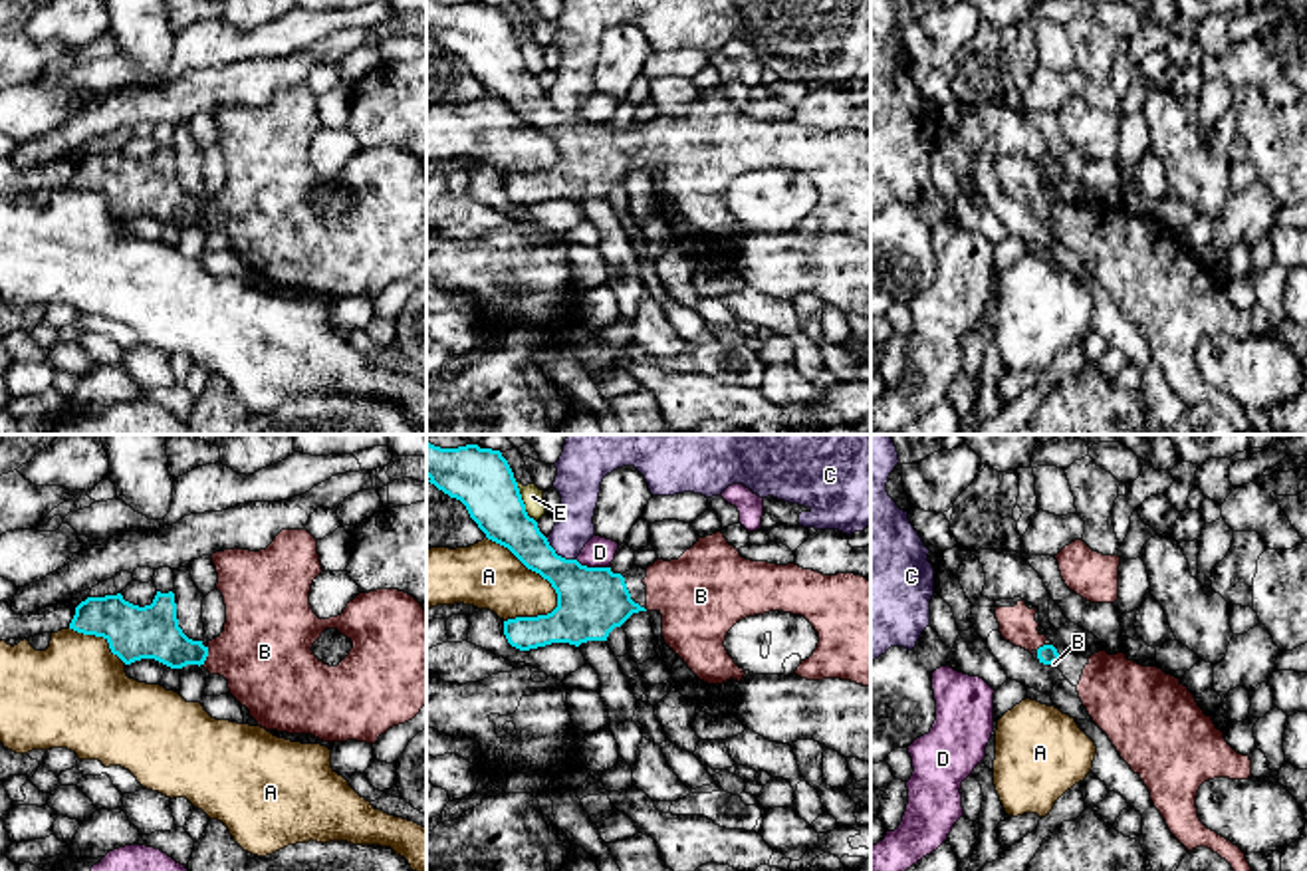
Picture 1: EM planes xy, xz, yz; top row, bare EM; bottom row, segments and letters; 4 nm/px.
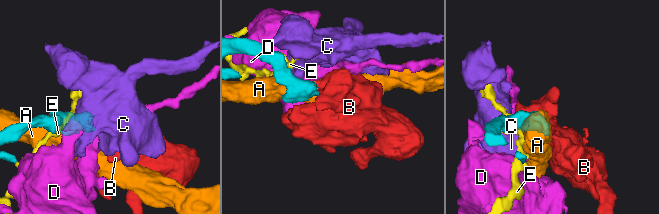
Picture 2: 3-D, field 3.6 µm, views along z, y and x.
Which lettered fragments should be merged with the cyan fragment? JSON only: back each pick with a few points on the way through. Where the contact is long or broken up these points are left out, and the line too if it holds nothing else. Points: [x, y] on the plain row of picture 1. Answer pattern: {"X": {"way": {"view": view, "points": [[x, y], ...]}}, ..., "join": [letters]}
{"B": {"way": {"view": "xy", "points": [[151, 187], [177, 207], [207, 211], [264, 207]]}}, "join": ["B"]}

